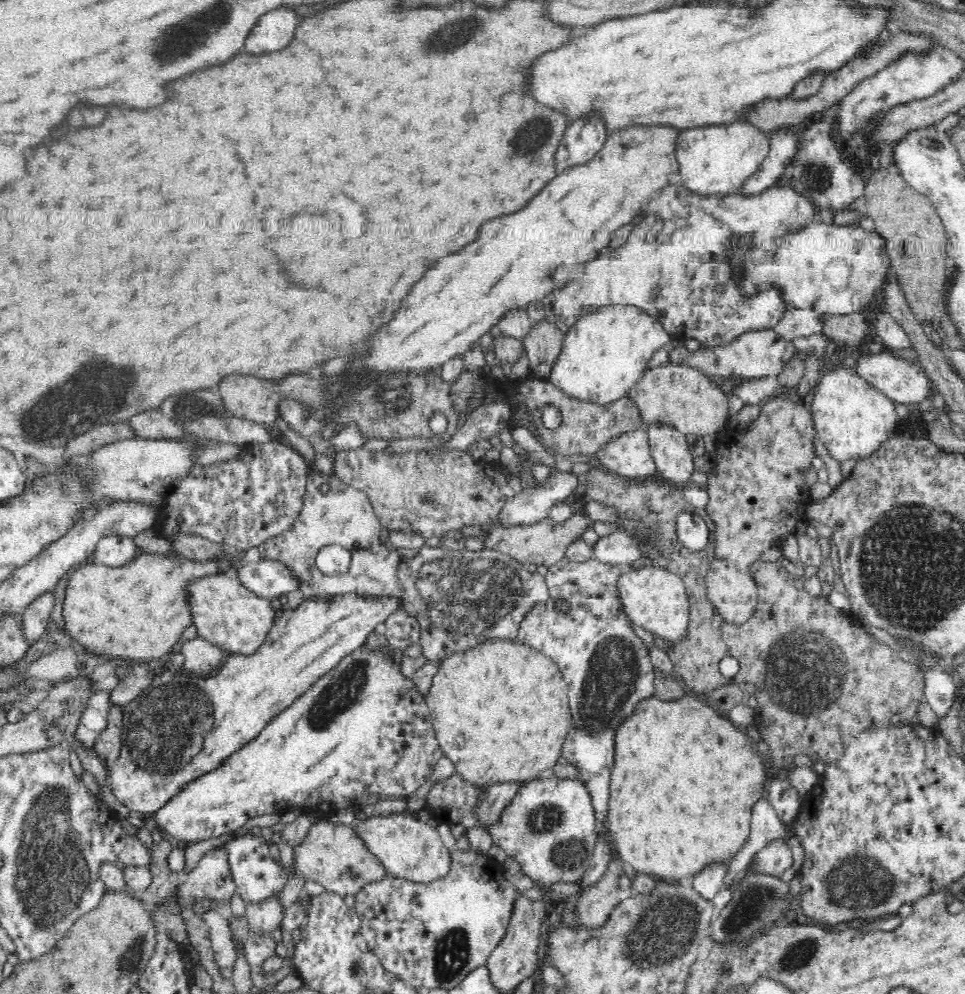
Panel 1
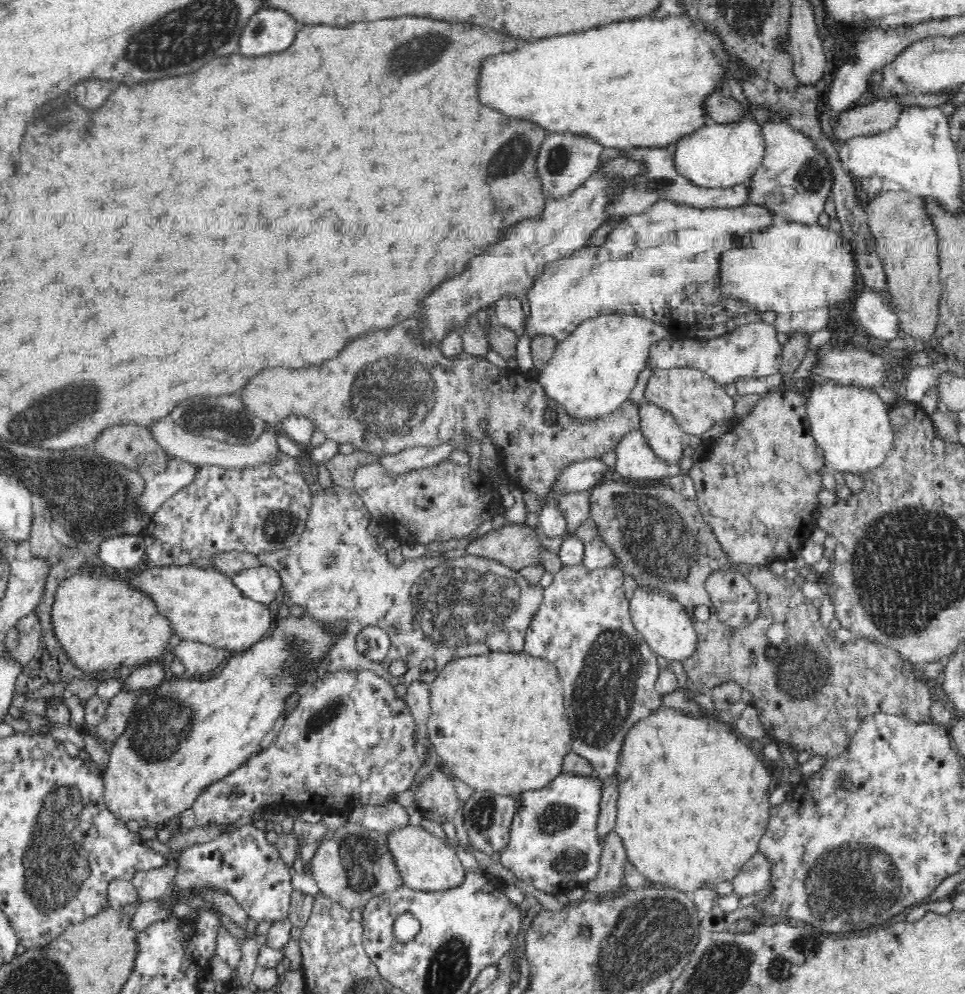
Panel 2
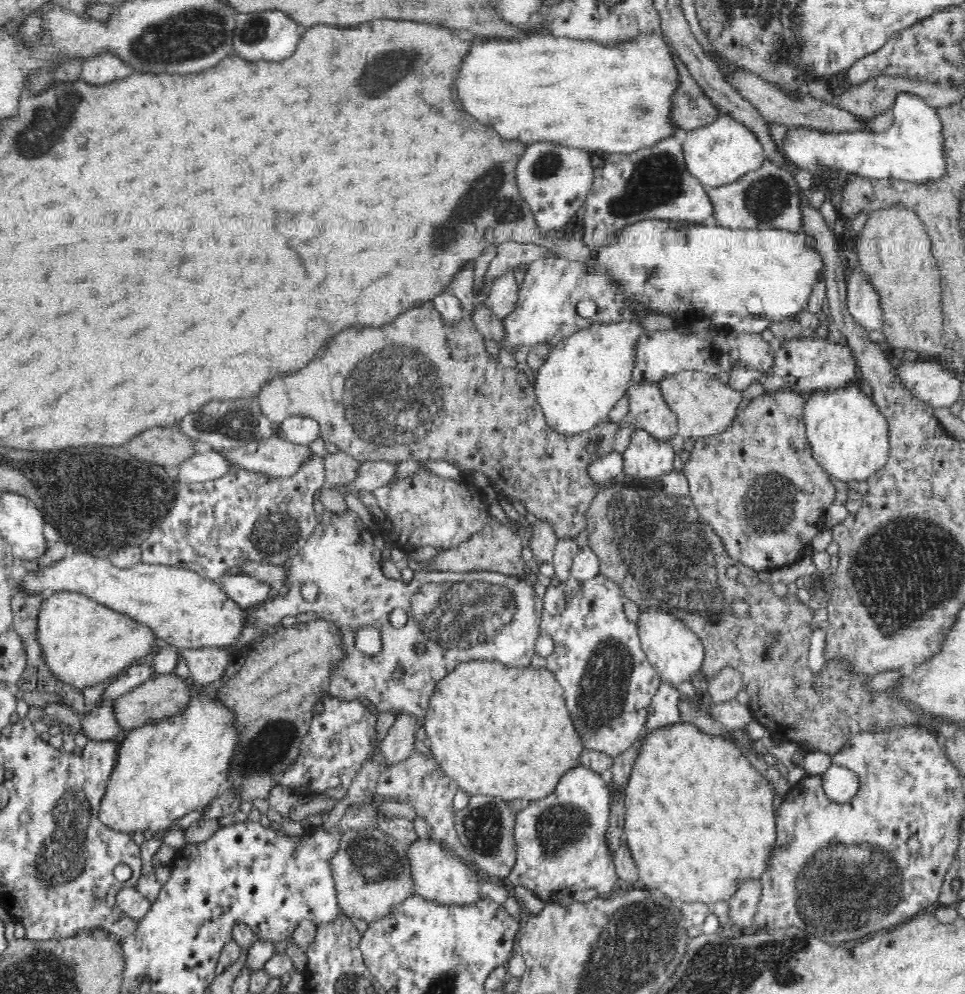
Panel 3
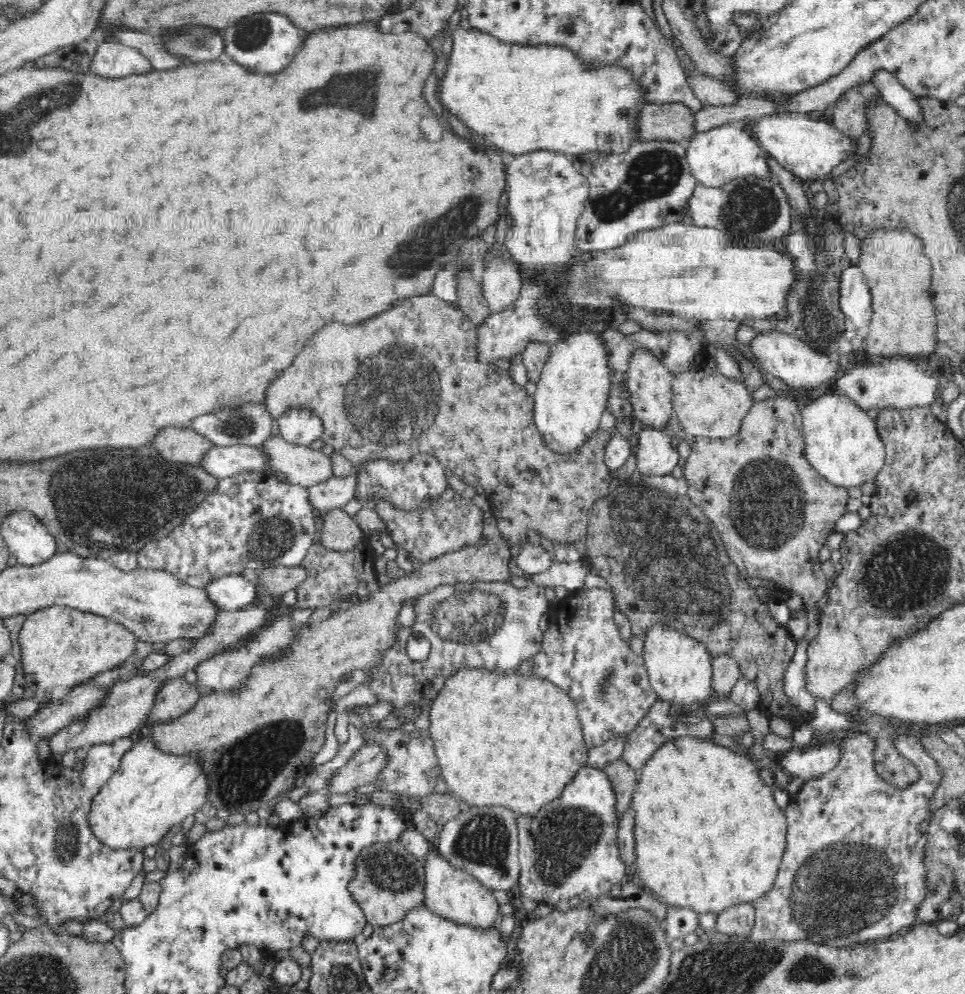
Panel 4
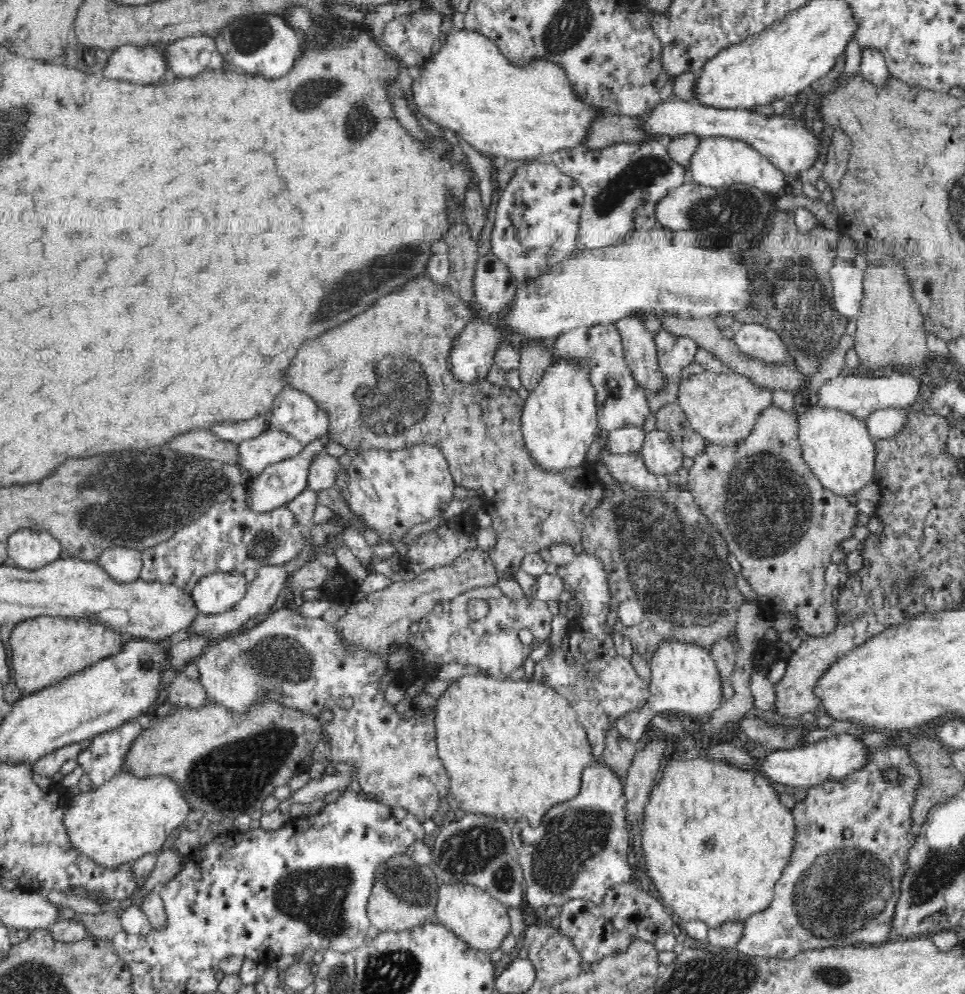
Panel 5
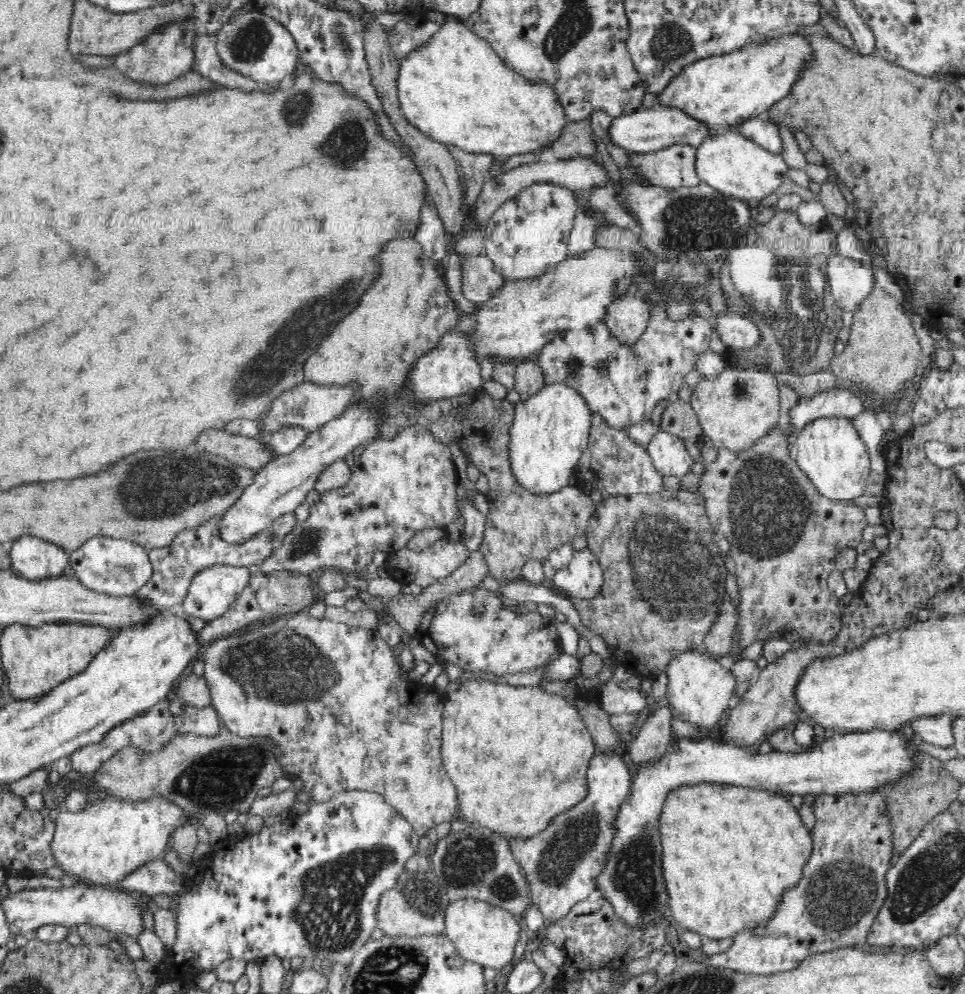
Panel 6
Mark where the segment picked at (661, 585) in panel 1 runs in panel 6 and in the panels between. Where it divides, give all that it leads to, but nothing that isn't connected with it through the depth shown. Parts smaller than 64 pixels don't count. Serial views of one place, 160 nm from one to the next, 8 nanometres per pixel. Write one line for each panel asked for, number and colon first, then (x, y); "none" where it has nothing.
2: (657, 614)
3: (671, 646)
4: (679, 667)
5: (684, 680)
6: (699, 688)

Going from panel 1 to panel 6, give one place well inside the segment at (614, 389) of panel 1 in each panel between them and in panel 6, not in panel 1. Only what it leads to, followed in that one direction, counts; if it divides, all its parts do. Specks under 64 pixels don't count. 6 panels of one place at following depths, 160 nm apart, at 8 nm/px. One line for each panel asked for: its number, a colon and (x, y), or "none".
2: (592, 371)
3: (584, 376)
4: (572, 392)
5: (559, 421)
6: (550, 433)

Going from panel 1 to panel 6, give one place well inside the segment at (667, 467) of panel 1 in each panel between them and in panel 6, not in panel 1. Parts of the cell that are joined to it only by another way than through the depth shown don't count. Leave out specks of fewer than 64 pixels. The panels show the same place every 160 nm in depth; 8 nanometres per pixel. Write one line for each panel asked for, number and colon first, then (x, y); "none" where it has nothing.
2: (664, 435)
3: (647, 408)
4: (648, 383)
5: (639, 348)
6: (627, 319)

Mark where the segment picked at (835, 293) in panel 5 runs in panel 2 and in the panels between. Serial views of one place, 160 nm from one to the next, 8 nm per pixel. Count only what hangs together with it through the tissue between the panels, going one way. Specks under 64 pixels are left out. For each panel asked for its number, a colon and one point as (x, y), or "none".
2: (875, 315)
3: (863, 302)
4: (855, 300)

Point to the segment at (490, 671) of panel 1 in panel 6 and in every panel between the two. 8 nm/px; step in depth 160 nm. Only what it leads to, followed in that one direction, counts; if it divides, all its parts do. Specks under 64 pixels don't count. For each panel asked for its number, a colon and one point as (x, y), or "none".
2: (498, 720)
3: (497, 730)
4: (502, 739)
5: (512, 749)
6: (518, 756)

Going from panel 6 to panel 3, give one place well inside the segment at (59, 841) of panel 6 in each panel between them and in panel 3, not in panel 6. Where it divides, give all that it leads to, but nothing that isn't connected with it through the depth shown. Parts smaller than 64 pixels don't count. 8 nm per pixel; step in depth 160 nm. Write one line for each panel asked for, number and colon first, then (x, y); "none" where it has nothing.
3: (167, 768)
4: (154, 790)
5: (128, 816)

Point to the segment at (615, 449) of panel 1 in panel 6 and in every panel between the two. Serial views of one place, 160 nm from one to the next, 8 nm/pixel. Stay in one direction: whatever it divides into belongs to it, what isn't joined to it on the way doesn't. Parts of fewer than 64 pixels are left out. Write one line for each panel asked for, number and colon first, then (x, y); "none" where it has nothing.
2: (634, 458)
3: (644, 457)
4: (656, 454)
5: (660, 457)
6: (669, 456)

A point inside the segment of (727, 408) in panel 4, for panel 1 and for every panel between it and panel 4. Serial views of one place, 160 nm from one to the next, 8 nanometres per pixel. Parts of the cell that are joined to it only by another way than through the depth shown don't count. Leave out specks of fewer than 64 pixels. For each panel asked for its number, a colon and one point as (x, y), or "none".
1: (681, 397)
2: (690, 395)
3: (704, 406)

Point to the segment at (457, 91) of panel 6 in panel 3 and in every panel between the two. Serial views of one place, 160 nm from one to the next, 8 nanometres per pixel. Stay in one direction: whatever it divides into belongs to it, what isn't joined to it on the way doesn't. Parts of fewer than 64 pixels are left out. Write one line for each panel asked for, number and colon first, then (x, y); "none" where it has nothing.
3: (615, 97)
4: (521, 97)
5: (518, 110)

